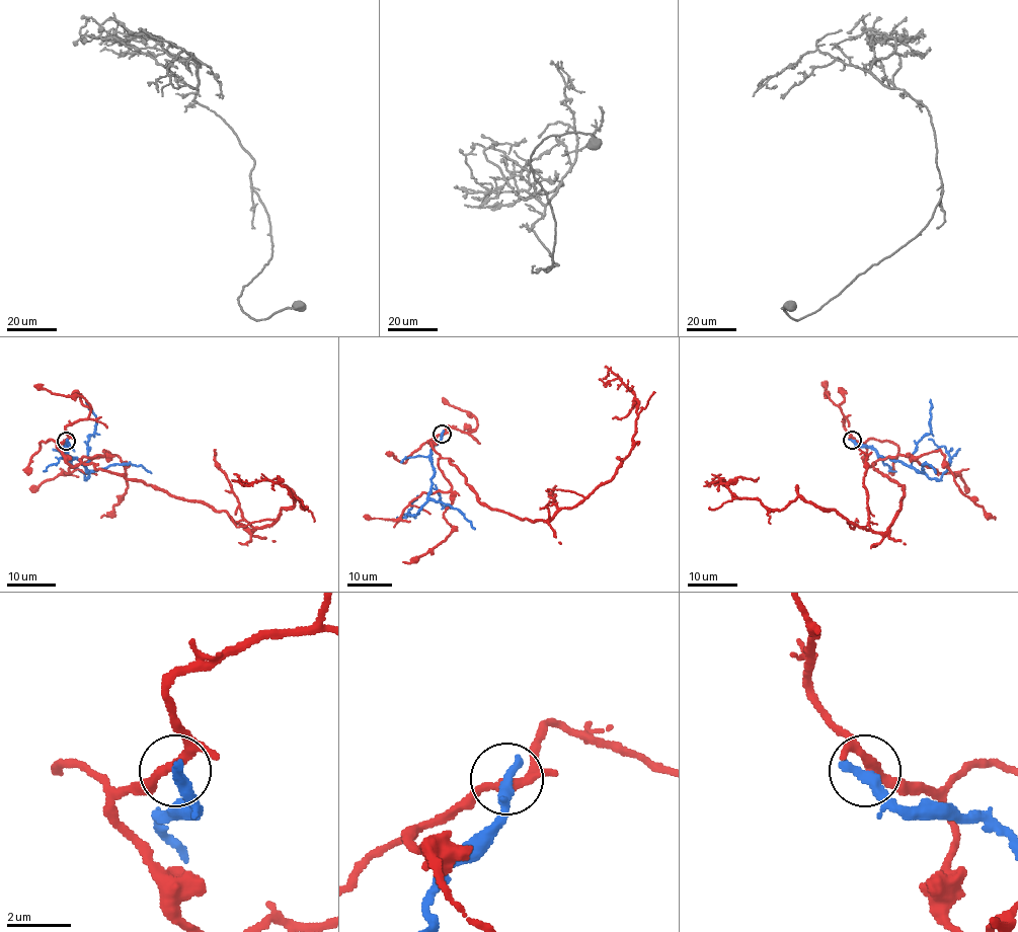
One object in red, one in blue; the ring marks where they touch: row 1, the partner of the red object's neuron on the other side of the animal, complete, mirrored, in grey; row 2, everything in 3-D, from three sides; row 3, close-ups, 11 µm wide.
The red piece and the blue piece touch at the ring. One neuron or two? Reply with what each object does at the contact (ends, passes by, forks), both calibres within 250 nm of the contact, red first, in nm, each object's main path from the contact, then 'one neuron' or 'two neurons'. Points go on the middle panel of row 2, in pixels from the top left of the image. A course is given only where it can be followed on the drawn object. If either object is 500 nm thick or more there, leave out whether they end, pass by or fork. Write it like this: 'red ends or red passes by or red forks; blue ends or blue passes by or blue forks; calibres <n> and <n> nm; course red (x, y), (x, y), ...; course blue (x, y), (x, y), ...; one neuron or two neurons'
red passes by; blue ends; calibres 260 and 400 nm; course red (442, 434), (428, 443), (480, 502), (551, 520), (611, 479), (632, 447), (639, 403), (611, 371), (603, 378); course blue (442, 434), (431, 452), (434, 477), (428, 499), (416, 515), (411, 516), (409, 509), (417, 495); two neurons

